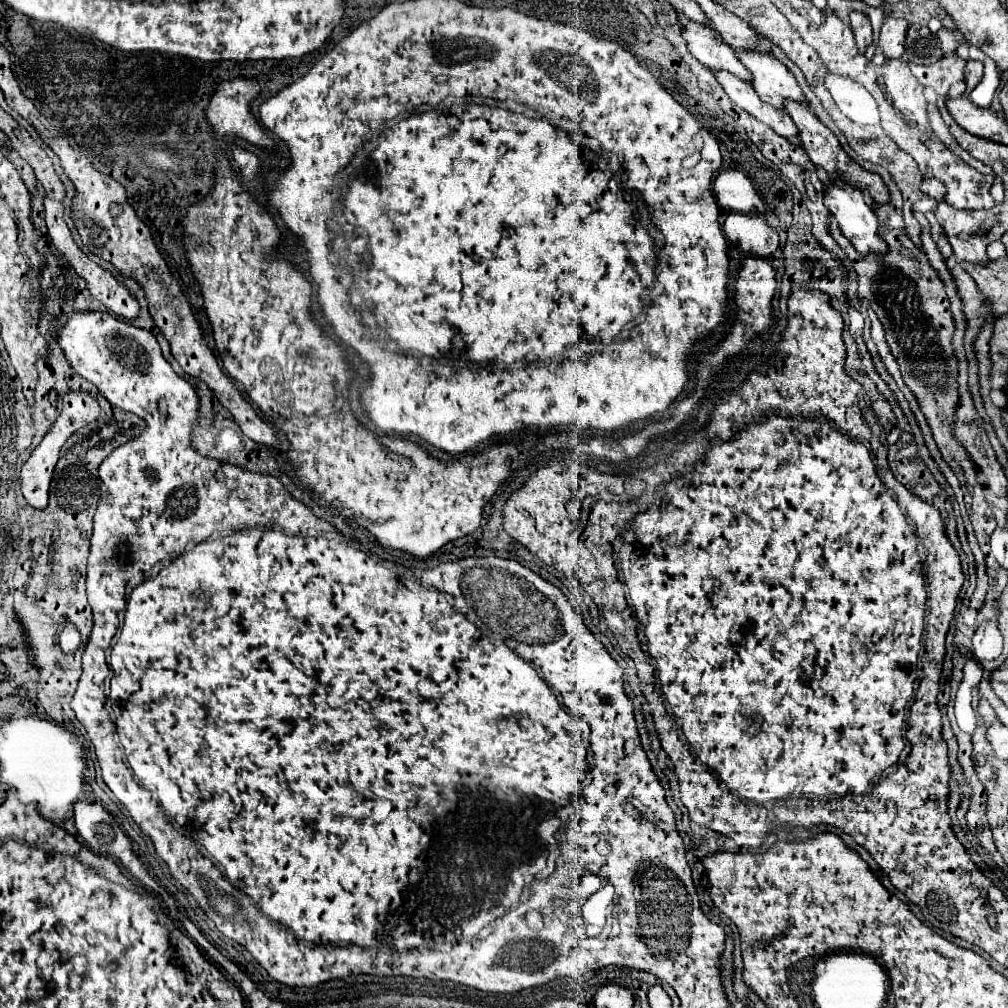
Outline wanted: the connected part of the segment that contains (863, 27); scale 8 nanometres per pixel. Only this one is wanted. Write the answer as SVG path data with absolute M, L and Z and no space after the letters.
M852 11L852 13L850 13L850 25L852 25L854 37L856 37L856 45L858 45L858 49L864 53L864 49L872 43L872 27L870 27L868 17L862 15L862 13Z

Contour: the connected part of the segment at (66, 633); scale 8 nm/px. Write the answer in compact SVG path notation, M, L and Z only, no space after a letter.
M66 625L64 631L60 633L60 649L64 653L74 653L80 647L80 633L74 625Z

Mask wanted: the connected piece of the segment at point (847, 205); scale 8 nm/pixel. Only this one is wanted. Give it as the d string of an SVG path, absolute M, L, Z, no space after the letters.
M832 179L830 185L824 187L824 205L840 225L844 237L854 245L860 253L884 253L886 243L878 237L878 221L876 215L866 203L864 193L844 185L838 179Z

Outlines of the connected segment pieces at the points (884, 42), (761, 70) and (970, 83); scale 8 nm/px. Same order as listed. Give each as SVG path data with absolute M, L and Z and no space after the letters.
M886 19L882 23L878 49L886 59L900 59L904 53L904 37L908 23L904 19Z
M748 49L748 51L742 51L738 59L752 73L750 85L754 87L756 95L762 101L780 109L784 107L786 99L794 99L800 103L806 101L794 75L772 53L760 53L760 51Z
M968 61L966 63L966 69L964 69L964 81L966 81L966 91L964 95L968 97L970 91L982 81L982 75L984 75L984 65L980 61Z

